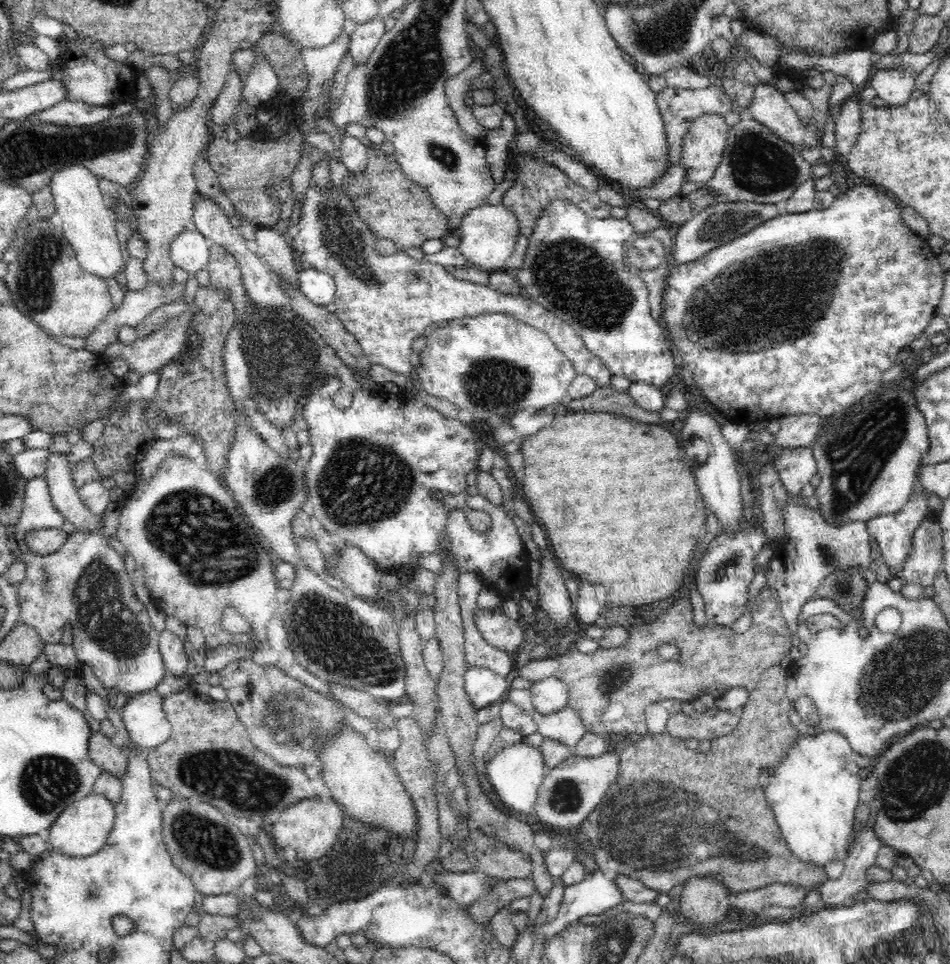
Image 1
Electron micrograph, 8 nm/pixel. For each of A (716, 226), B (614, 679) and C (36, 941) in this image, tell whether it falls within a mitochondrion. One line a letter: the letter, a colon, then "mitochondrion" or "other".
A: mitochondrion
B: mitochondrion
C: other

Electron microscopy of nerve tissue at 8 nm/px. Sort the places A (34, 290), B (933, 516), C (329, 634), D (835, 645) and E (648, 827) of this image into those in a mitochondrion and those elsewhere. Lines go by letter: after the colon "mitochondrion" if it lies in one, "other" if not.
A: mitochondrion
B: other
C: mitochondrion
D: other
E: mitochondrion

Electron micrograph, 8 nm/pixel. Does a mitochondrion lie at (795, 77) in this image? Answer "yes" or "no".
no

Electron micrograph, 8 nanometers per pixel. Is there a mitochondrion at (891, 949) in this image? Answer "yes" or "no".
no

